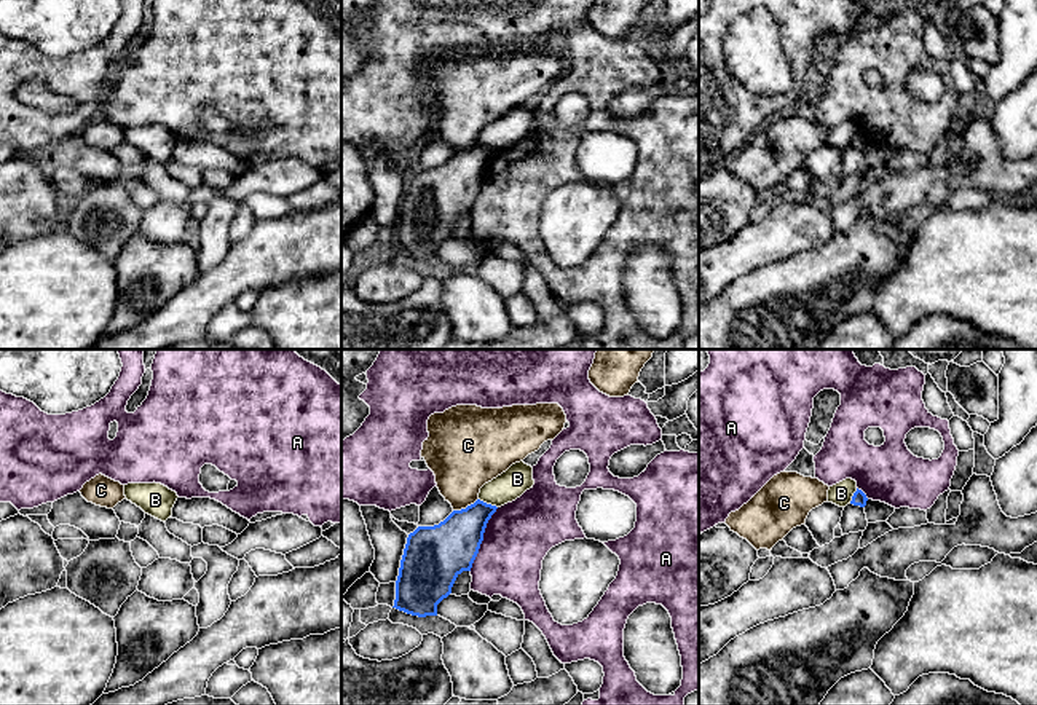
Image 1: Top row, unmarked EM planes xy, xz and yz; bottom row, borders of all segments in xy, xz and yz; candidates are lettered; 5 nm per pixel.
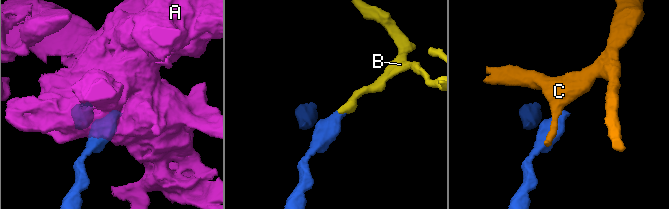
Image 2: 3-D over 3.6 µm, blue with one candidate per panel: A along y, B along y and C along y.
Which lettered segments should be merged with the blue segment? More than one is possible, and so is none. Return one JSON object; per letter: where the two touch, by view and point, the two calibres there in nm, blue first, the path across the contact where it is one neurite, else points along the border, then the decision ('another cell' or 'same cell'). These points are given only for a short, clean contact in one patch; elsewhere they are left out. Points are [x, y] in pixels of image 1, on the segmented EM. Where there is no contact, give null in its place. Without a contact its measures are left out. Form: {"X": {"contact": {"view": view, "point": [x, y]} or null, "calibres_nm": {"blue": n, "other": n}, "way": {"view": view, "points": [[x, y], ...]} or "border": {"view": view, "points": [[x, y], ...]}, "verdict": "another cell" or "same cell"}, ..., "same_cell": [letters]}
{"A": {"contact": {"view": "xz", "point": [482, 539]}, "calibres_nm": {"blue": 300, "other": 340}, "verdict": "another cell"}, "B": {"contact": {"view": "xz", "point": [488, 504]}, "calibres_nm": {"blue": 240, "other": 150}, "border": {"view": "xz", "points": [[479, 498], [496, 508]]}, "verdict": "another cell"}, "C": {"contact": {"view": "xz", "point": [466, 508]}, "calibres_nm": {"blue": 280, "other": 340}, "verdict": "another cell"}, "same_cell": []}

